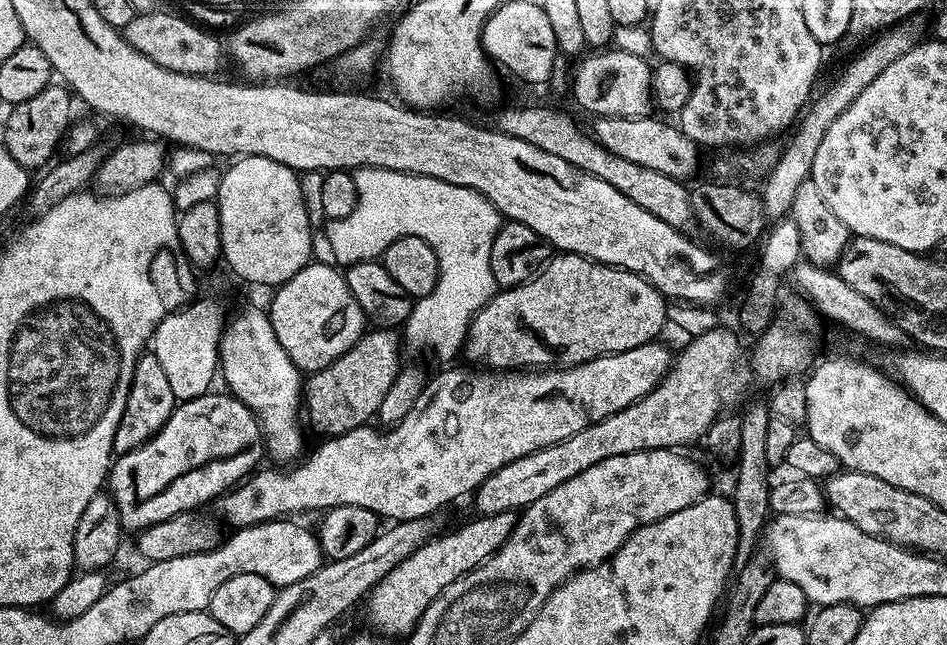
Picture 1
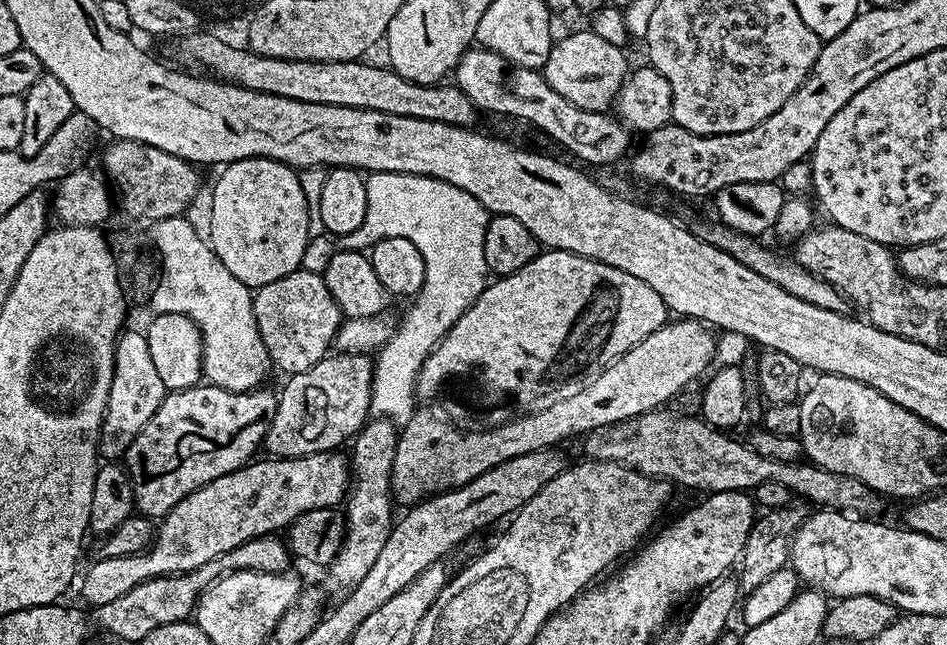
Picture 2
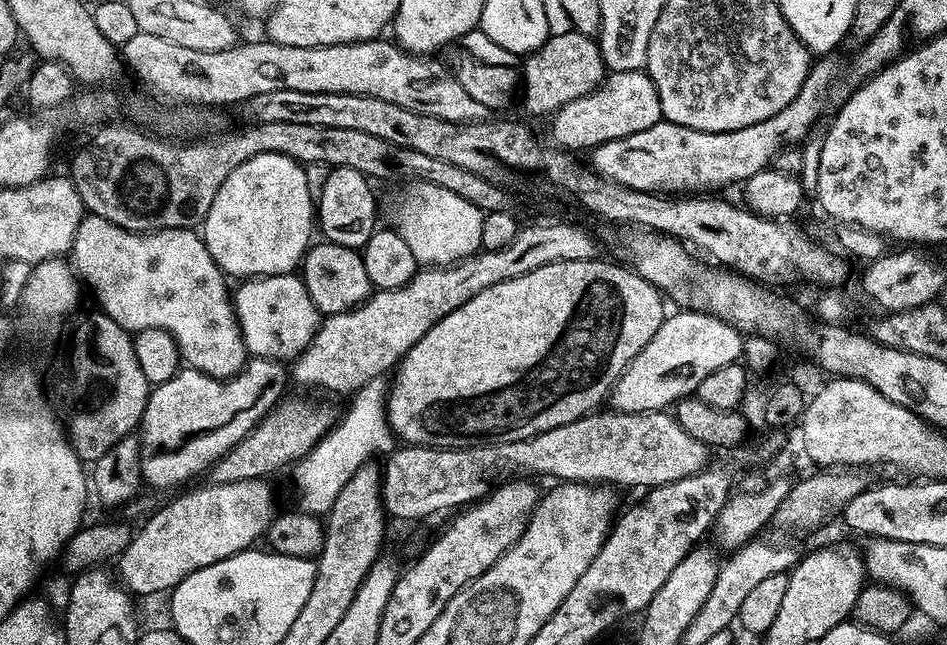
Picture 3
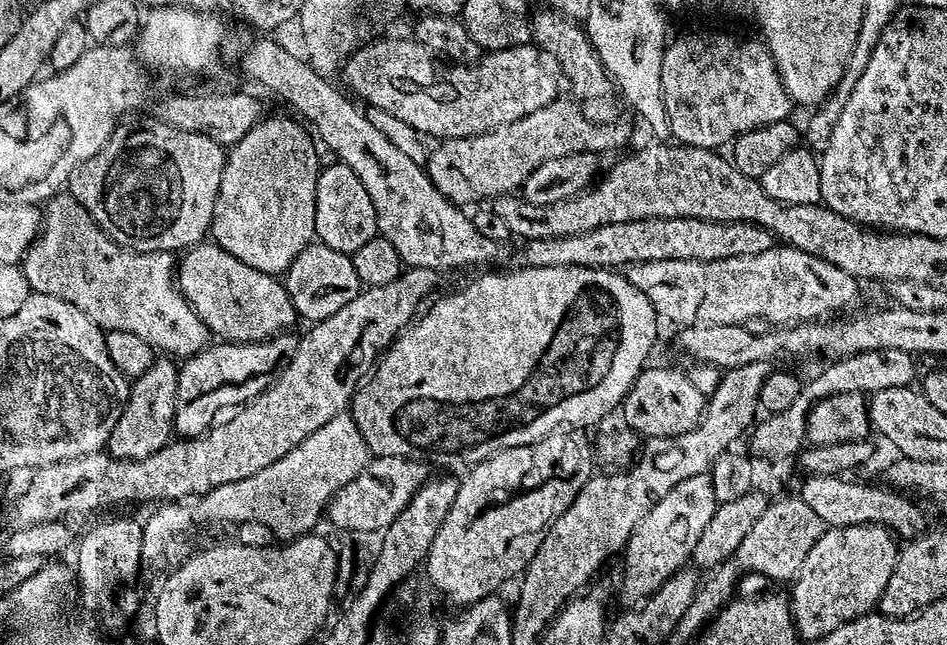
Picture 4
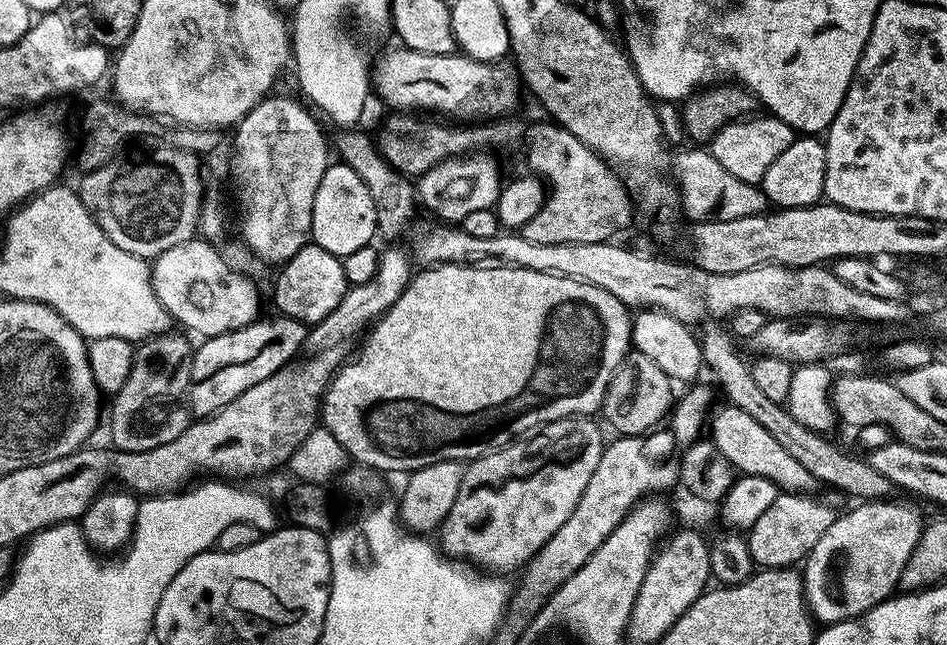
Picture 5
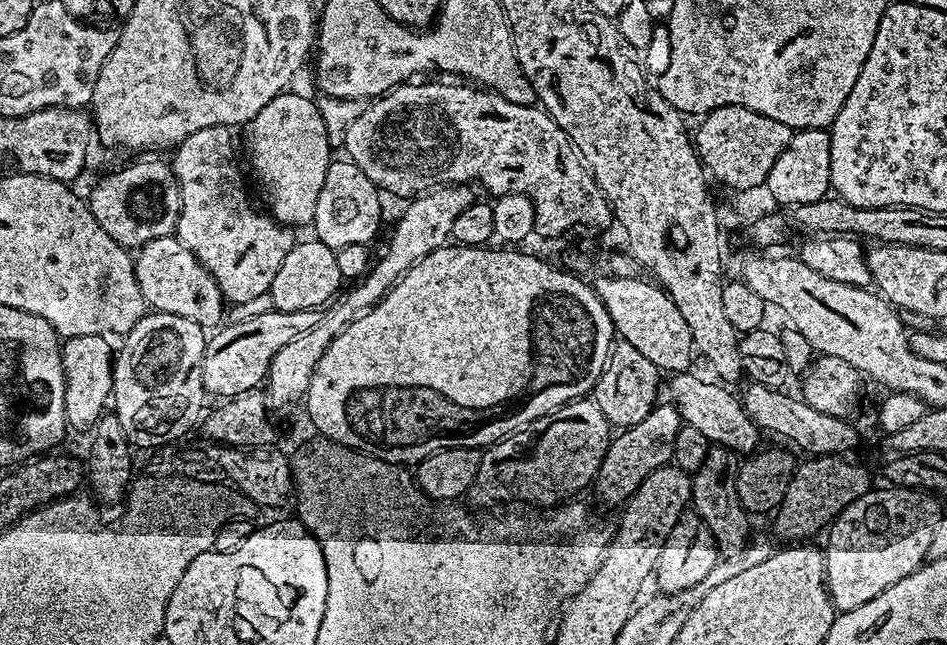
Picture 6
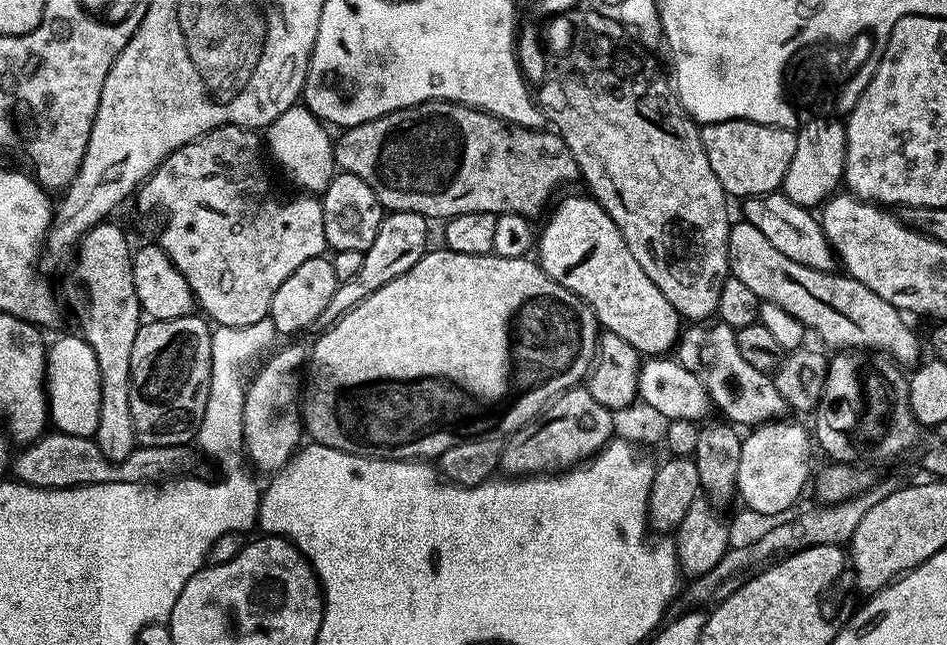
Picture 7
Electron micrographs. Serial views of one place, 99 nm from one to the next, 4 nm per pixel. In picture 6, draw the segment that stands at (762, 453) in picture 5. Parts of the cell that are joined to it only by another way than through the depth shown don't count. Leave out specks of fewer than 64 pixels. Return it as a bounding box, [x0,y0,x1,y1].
[666,371,761,454]

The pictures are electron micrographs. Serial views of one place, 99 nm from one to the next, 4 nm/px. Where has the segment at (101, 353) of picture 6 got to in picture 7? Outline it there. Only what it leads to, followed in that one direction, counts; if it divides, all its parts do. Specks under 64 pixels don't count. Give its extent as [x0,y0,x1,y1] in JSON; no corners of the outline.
[46,336,100,437]

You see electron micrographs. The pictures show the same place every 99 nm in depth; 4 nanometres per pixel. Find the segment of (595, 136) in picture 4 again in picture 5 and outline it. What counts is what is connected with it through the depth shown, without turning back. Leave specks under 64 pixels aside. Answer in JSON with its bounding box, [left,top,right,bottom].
[418,154,502,222]

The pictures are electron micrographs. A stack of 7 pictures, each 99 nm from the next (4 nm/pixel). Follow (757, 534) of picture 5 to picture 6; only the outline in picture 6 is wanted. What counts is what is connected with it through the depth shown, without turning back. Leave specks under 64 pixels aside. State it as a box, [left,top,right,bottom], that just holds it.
[774,454,874,542]

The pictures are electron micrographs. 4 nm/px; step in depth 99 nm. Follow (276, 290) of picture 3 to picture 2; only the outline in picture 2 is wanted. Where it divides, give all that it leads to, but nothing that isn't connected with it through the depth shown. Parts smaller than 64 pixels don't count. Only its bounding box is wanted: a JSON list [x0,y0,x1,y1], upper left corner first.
[252,271,342,374]

